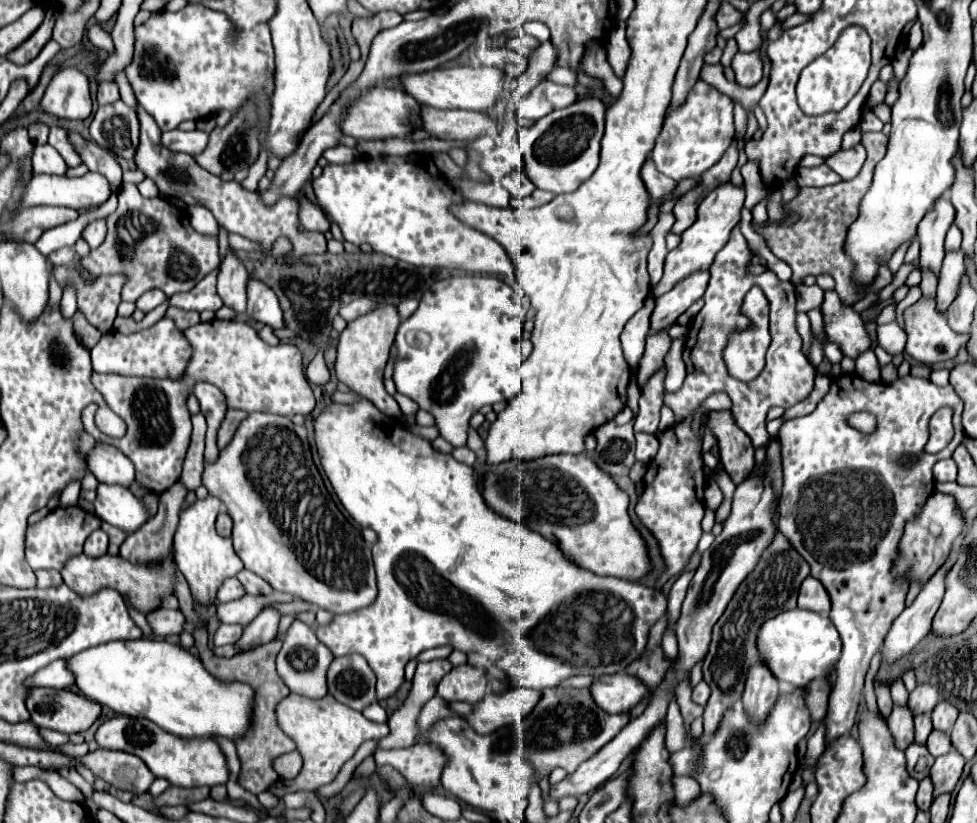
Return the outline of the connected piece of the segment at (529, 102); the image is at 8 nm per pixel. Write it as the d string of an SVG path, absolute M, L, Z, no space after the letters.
M542 81L532 93L522 97L518 107L518 117L536 121L556 109L576 103L576 99L578 99L578 93L574 91L574 87L558 85L554 81Z

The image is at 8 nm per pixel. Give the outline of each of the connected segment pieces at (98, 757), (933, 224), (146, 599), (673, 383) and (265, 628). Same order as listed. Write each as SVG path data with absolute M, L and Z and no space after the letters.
M98 749L78 759L86 767L90 767L94 775L100 775L106 783L132 793L144 793L156 779L140 757L126 751Z
M940 195L936 199L932 211L924 215L918 227L920 241L920 267L932 267L936 273L940 271L940 263L944 259L944 235L948 227L954 223L954 207L948 195Z
M74 555L62 571L62 579L68 587L72 587L76 593L80 595L90 595L102 587L112 587L116 591L120 591L122 595L126 593L132 601L132 605L144 613L156 607L156 603L160 601L160 595L168 595L172 593L172 571L174 571L174 563L168 561L164 565L132 565L126 559L112 557L112 555L104 555L104 557L88 557L88 555Z
M674 339L670 351L668 351L666 359L664 359L666 367L668 367L664 387L666 387L668 393L676 393L682 387L682 381L686 377L686 365L682 361L682 351L684 351L684 341L682 339Z
M264 607L260 615L250 625L244 627L244 635L236 645L242 651L248 651L272 641L278 633L278 623L280 623L280 611L276 607Z

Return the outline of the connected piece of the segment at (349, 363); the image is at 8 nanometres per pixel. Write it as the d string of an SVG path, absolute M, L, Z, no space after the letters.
M382 303L374 307L366 315L350 321L346 329L340 333L338 359L336 359L336 377L358 395L372 401L384 415L394 419L402 419L402 413L394 397L386 393L382 381L384 381L384 369L388 363L388 357L390 357L390 347L394 343L394 335L398 327L400 327L400 315L394 305Z

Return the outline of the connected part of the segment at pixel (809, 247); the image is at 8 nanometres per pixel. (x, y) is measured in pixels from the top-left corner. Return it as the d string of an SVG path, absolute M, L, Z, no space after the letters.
M864 133L860 143L864 145L868 157L862 171L852 181L840 181L836 185L828 185L822 189L802 187L798 195L788 203L788 207L800 215L798 223L790 227L782 227L782 225L772 227L770 223L756 227L756 231L764 235L770 251L792 267L790 281L794 285L800 285L808 275L818 277L828 273L836 281L836 293L846 303L848 299L856 299L856 291L852 287L852 259L844 255L844 239L848 235L848 227L856 221L856 211L860 209L860 201L864 193L872 185L876 163L886 155L888 137L884 133Z

